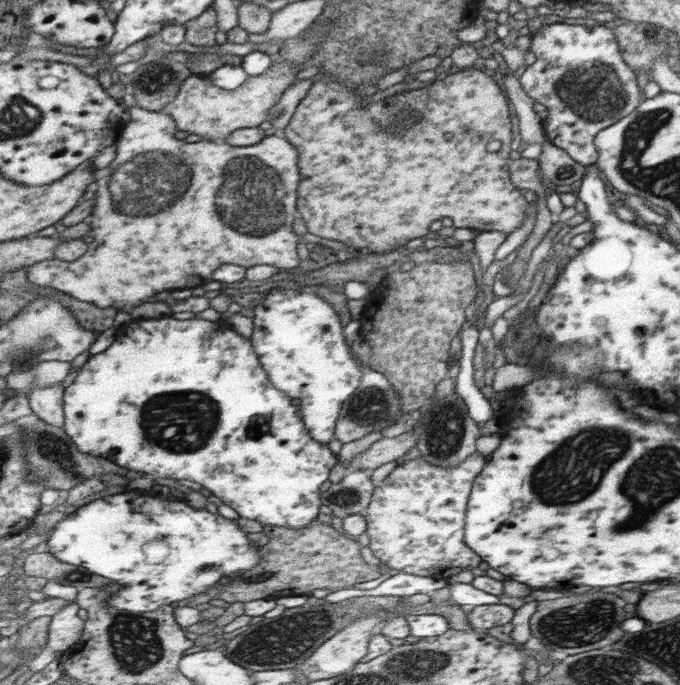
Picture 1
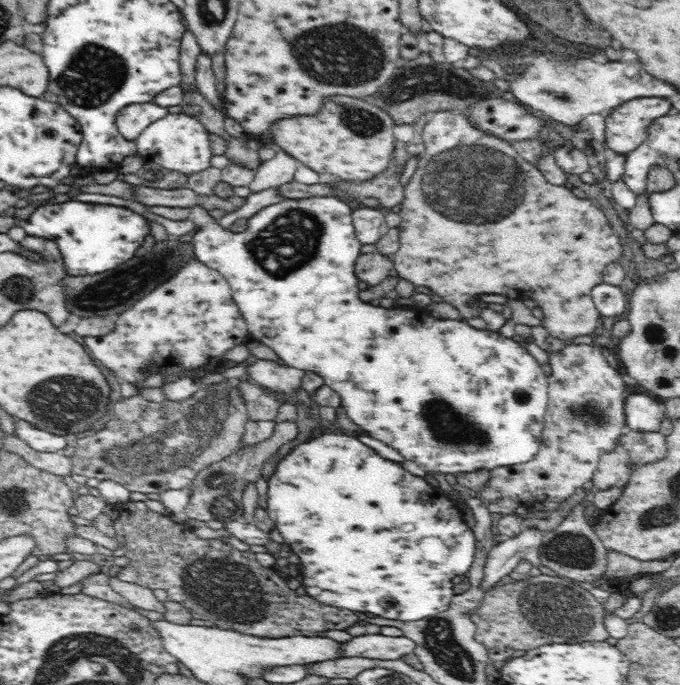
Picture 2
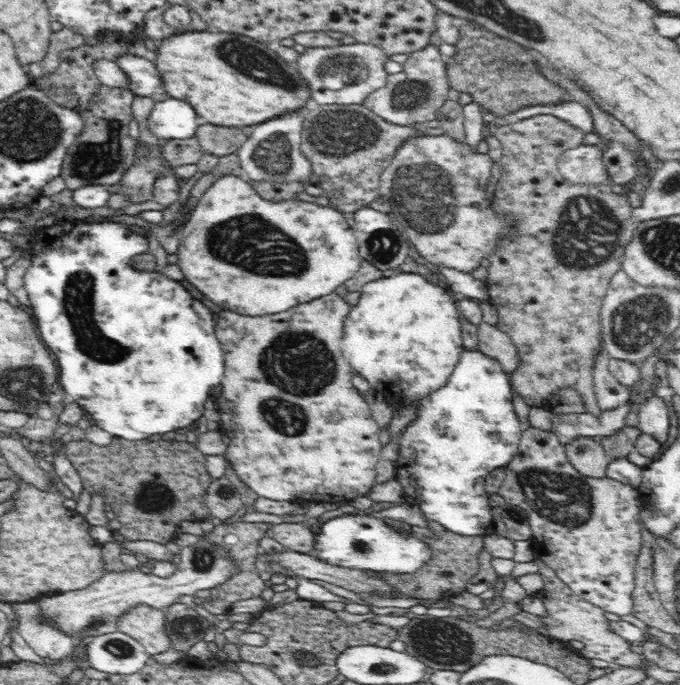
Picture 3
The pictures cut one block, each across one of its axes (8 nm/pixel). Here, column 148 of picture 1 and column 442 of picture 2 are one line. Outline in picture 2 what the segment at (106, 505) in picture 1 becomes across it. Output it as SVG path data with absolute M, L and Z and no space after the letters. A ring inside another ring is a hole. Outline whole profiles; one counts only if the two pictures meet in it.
M336 430L336 432L324 433L318 437L307 440L296 445L290 453L280 460L277 464L276 472L269 479L267 490L267 506L266 511L269 517L274 521L275 529L281 533L285 542L289 544L291 550L300 558L300 571L302 572L302 586L306 588L306 594L316 598L318 602L336 606L336 608L346 608L346 610L354 610L354 612L370 612L382 618L392 618L392 620L422 620L428 616L436 616L438 612L448 610L452 597L455 595L452 587L452 578L455 576L466 575L471 569L472 563L477 555L477 538L472 532L472 524L468 514L460 510L456 502L450 502L444 496L436 496L436 492L426 486L426 490L422 492L422 488L418 488L416 484L420 482L420 478L416 478L414 474L406 472L400 464L390 462L382 456L376 456L376 452L361 443L355 434Z

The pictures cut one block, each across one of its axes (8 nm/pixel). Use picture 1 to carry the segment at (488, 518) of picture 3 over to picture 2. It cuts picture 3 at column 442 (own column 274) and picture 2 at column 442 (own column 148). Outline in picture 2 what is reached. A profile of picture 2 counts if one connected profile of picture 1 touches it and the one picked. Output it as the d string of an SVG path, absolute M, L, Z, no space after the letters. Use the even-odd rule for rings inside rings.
M312 196L302 200L286 199L268 208L262 208L248 220L248 229L244 232L234 232L221 227L209 212L202 206L190 207L190 220L196 225L196 234L192 238L194 253L197 261L217 271L230 285L232 296L238 305L241 315L245 318L249 335L256 341L272 348L284 364L311 370L322 376L326 385L335 390L341 398L341 406L354 424L358 424L368 435L384 444L398 450L406 460L414 460L428 472L436 474L466 474L480 471L492 471L502 466L524 464L535 457L542 444L544 417L548 408L548 381L547 376L538 364L538 361L510 338L505 338L498 331L477 330L469 326L466 320L457 321L443 319L438 316L428 316L422 308L384 308L365 303L359 297L358 282L355 274L355 265L361 255L360 247L353 226L353 211L346 202L333 196Z

